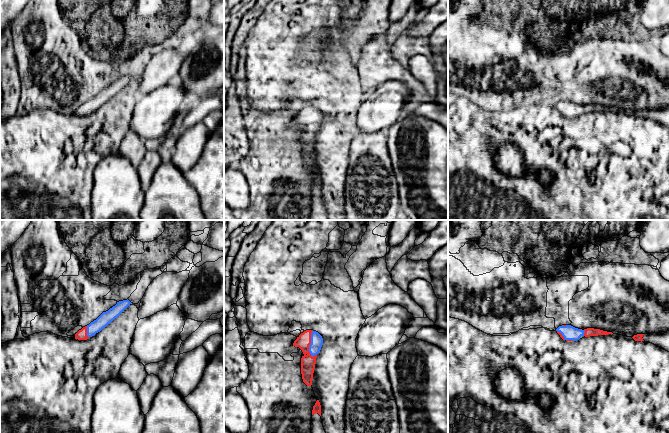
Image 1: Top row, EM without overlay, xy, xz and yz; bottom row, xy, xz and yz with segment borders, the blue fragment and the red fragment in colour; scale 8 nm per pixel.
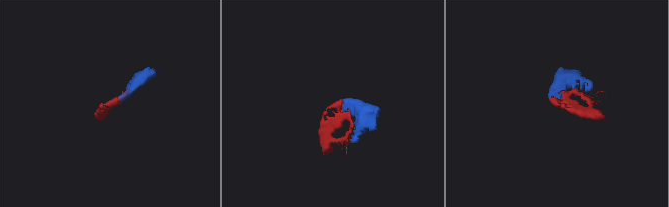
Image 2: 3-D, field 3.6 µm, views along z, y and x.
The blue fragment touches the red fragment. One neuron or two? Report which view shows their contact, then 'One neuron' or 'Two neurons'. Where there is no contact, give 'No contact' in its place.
Touches blue in xz. One neuron

